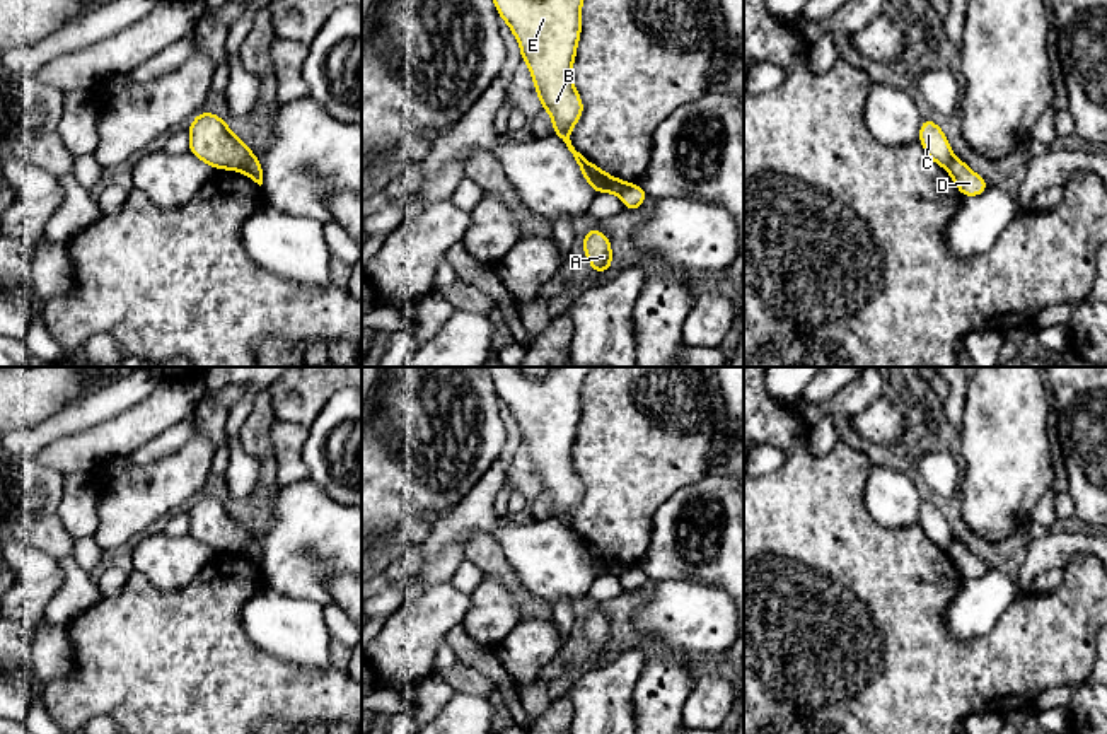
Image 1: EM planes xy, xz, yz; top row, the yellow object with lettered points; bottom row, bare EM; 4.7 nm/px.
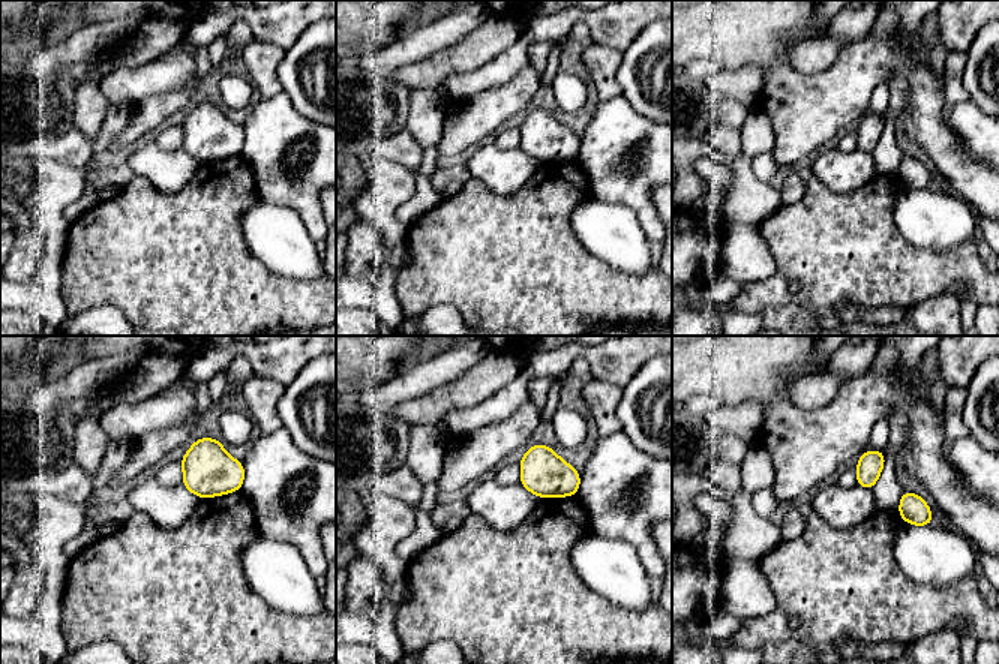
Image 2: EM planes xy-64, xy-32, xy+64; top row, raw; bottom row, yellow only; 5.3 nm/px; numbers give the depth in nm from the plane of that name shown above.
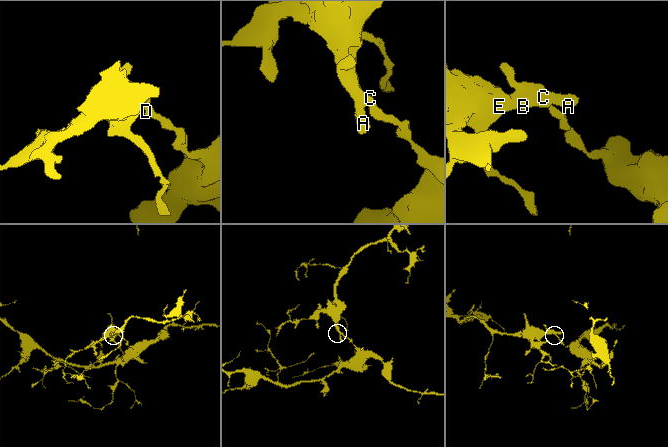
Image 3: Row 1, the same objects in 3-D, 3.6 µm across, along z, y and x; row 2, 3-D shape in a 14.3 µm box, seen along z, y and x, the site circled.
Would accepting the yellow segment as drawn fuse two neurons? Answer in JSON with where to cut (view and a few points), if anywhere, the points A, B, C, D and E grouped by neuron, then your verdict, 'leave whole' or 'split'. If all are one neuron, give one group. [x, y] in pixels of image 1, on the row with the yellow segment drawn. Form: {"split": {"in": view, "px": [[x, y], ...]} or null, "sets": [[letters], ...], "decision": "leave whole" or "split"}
{"split": {"in": "xy", "px": [[255, 157], [239, 169]]}, "sets": [["A", "B", "C", "E"], ["D"]], "decision": "split"}

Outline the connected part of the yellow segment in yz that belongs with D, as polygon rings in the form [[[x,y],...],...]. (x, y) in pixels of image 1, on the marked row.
[[[953,157],[947,171],[952,176],[953,183],[957,184],[960,196],[977,196],[982,195],[991,186],[960,159]]]

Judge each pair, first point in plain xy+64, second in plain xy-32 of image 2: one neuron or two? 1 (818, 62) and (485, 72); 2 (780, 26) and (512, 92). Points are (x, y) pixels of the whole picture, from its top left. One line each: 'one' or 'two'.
1: two
2: one

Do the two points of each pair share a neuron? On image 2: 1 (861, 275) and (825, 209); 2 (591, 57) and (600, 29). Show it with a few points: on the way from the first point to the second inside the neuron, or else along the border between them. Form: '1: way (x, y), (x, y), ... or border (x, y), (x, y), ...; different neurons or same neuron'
1: way (858, 258), (825, 225); same neuron
2: border (594, 42), (614, 47), (621, 53); different neurons

